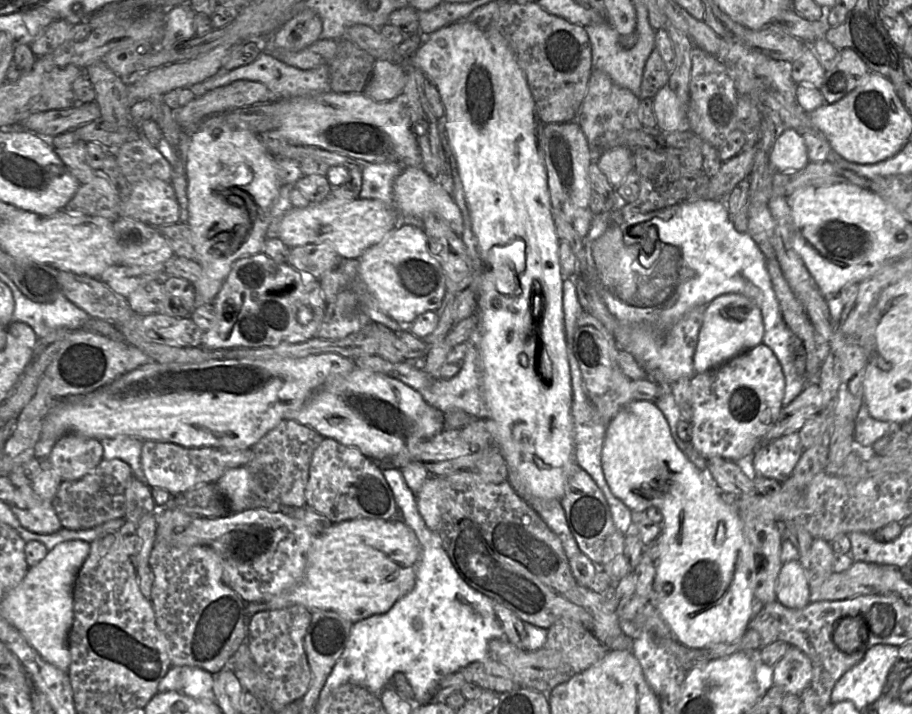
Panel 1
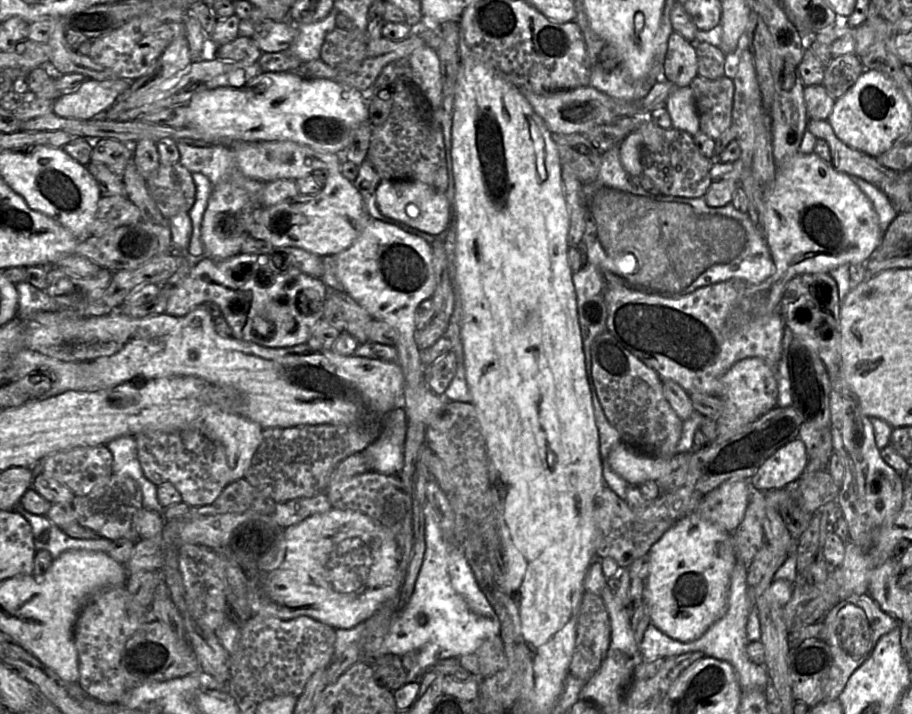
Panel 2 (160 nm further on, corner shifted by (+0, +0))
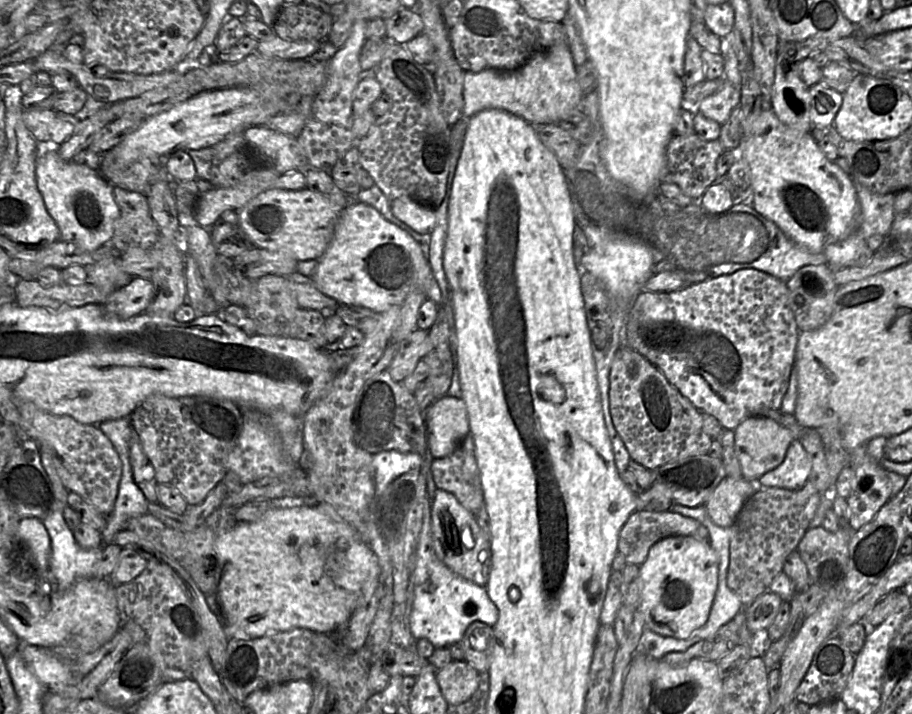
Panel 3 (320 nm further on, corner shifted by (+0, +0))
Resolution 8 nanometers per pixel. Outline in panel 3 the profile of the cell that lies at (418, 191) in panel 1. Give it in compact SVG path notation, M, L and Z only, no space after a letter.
M409 197L390 200L393 215L419 234L430 234L436 226L436 209Z

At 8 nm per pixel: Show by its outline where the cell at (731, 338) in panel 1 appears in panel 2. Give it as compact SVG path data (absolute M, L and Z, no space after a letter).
M814 151L797 153L776 169L772 183L764 189L763 235L774 263L774 273L763 283L745 287L736 307L752 320L778 312L787 283L801 274L829 273L845 264L865 263L880 246L884 233L868 197L846 173L836 170L832 163L823 161Z

